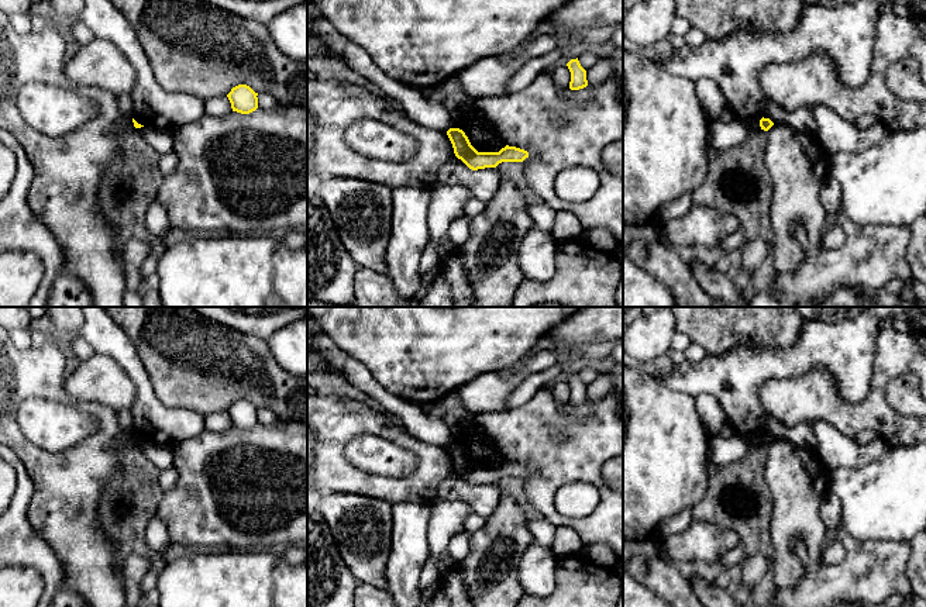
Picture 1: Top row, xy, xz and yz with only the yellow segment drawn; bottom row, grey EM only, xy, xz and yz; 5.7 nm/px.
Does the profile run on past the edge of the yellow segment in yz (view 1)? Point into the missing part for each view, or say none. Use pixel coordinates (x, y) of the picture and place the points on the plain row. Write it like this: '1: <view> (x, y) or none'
1: none

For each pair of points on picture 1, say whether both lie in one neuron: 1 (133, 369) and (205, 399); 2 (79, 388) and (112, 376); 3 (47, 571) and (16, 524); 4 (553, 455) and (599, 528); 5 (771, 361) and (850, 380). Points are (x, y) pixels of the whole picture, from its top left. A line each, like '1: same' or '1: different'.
1: different
2: same
3: same
4: same
5: same

